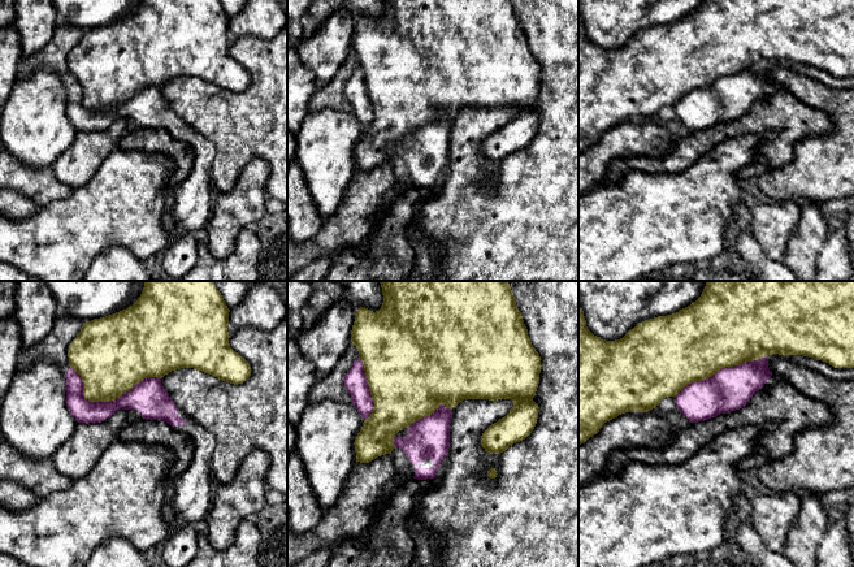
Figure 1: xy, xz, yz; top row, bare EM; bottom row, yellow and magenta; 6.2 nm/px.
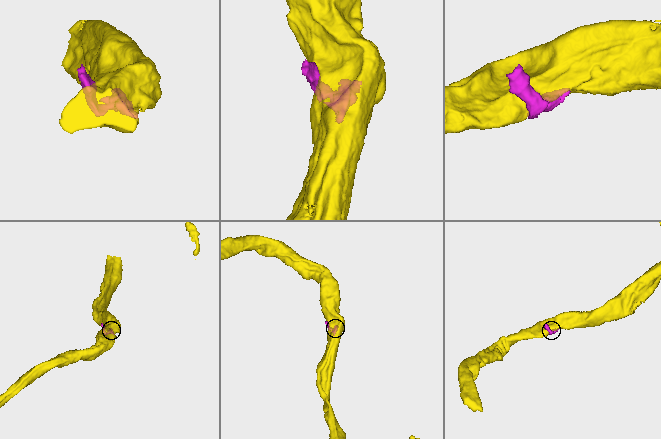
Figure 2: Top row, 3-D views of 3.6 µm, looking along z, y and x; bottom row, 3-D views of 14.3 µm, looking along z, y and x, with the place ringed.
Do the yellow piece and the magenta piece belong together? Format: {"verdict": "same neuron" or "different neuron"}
{"verdict": "different neuron"}

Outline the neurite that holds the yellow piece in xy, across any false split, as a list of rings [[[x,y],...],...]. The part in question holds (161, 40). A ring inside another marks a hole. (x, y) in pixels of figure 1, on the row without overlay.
[[[142,0],[129,17],[83,31],[68,57],[69,75],[81,85],[90,111],[114,109],[144,87],[161,87],[181,77],[243,92],[251,75],[229,53],[229,21],[220,0]]]

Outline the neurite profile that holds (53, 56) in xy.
[[[58,20],[51,40],[32,55],[22,56],[17,77],[26,78],[34,72],[49,69],[60,78],[69,78],[68,57],[83,35],[83,30]]]

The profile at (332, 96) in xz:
[[[351,51],[334,78],[324,87],[316,90],[308,104],[309,112],[337,111],[351,113],[351,104],[344,94],[344,85],[359,66],[356,55]]]

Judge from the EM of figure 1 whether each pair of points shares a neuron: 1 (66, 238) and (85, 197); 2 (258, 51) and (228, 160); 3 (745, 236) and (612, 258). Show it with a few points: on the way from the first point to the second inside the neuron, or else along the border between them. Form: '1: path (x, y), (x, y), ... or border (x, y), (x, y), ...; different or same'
1: path (77, 228), (85, 220), (85, 207); same
2: path (259, 78), (259, 116), (242, 133); same
3: border (738, 224), (729, 233); different

